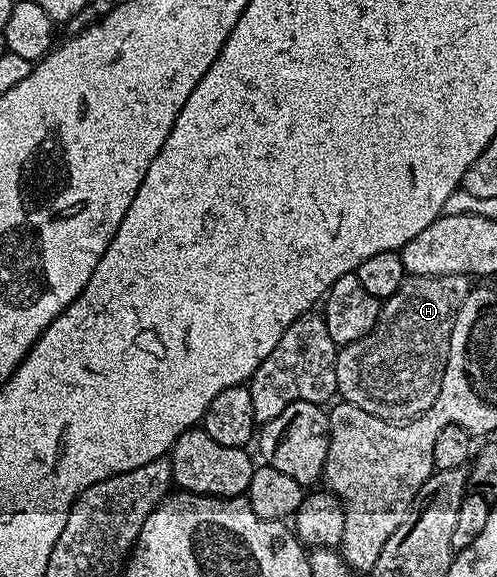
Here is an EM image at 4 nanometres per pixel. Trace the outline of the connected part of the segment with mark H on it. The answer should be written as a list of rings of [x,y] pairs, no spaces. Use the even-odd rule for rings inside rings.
[[[412,275],[409,276],[400,285],[400,289],[396,289],[396,293],[392,293],[392,297],[388,297],[382,303],[382,315],[378,318],[378,323],[370,334],[365,335],[363,339],[357,339],[351,343],[345,344],[338,352],[338,360],[336,361],[336,385],[338,386],[337,394],[341,396],[347,403],[354,403],[360,409],[364,409],[364,413],[372,413],[381,419],[389,419],[391,421],[405,421],[407,419],[415,419],[418,415],[423,415],[430,406],[436,401],[436,397],[440,393],[440,381],[444,377],[444,369],[448,361],[448,353],[450,352],[450,334],[454,328],[454,322],[458,316],[458,311],[464,305],[464,301],[468,297],[468,293],[472,290],[472,279],[468,275]]]

